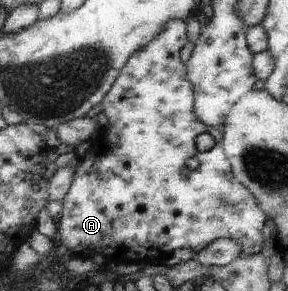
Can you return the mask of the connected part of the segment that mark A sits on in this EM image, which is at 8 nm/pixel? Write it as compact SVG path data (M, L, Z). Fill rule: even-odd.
M185 20L170 22L170 25L155 42L150 43L143 50L137 51L136 54L129 58L128 65L124 67L121 75L117 78L116 85L111 87L111 91L101 101L103 116L106 116L110 128L101 129L93 137L92 142L80 153L73 185L67 197L62 201L62 212L57 218L60 243L71 249L77 256L83 256L90 261L100 260L103 263L159 263L163 262L168 255L171 255L177 249L188 247L198 253L221 238L231 238L240 241L243 256L263 253L263 249L265 249L263 227L265 227L265 221L267 221L268 217L257 201L256 195L253 195L253 192L249 191L249 188L246 188L245 184L242 184L233 173L232 163L229 161L224 148L223 127L216 128L203 123L194 112L196 91L191 80L188 79L188 68L181 61L181 49L187 45L187 39L189 37L187 37ZM201 133L209 133L215 141L212 149L207 152L199 151L197 143L195 143L195 139ZM191 157L197 157L198 159L199 166L196 170L187 167L187 159L191 159Z

